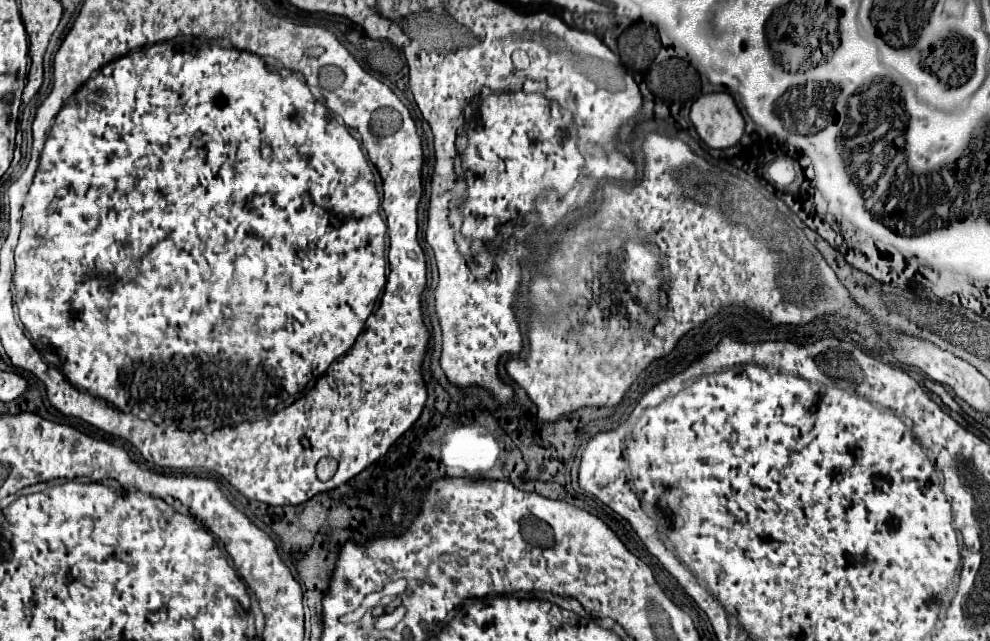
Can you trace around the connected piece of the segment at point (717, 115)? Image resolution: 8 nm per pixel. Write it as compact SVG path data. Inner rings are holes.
M708 93L696 99L690 121L702 141L712 149L732 147L744 133L744 119L728 93Z

